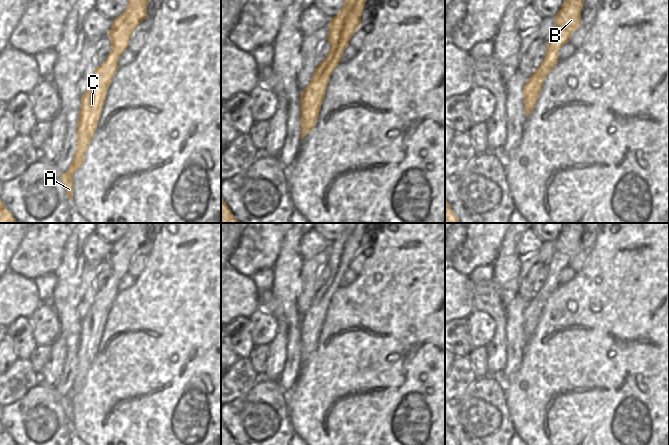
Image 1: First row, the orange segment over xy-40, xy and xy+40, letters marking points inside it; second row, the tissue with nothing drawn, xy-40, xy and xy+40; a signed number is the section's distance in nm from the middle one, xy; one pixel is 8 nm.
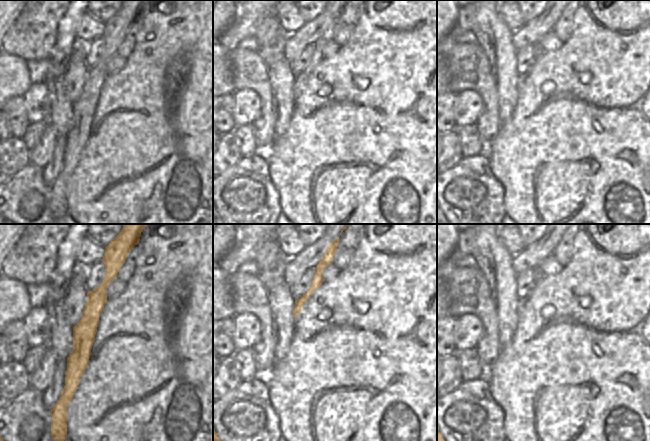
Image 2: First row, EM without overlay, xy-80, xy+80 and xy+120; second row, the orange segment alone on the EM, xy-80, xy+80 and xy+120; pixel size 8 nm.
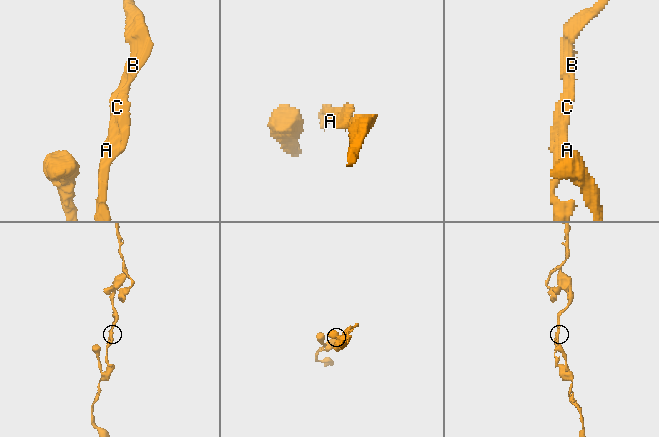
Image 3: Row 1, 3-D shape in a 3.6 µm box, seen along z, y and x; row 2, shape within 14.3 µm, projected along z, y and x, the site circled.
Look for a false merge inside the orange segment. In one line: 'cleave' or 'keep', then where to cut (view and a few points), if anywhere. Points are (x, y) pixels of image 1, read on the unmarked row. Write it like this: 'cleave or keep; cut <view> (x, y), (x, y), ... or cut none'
keep; cut none

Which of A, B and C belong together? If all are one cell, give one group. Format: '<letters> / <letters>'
A B C

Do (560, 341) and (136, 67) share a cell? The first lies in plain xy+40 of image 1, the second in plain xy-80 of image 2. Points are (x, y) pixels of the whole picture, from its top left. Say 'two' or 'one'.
one

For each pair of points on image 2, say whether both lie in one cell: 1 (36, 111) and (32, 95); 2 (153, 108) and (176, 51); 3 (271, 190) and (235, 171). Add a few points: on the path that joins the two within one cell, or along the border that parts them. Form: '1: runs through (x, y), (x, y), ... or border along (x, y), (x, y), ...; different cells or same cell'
1: runs through (36, 107), (36, 99); same cell
2: runs through (162, 94), (162, 85), (176, 71), (176, 65); same cell
3: runs through (264, 180), (254, 170), (245, 170); same cell

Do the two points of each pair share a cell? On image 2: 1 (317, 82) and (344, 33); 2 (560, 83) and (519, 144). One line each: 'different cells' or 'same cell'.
1: different cells
2: same cell

